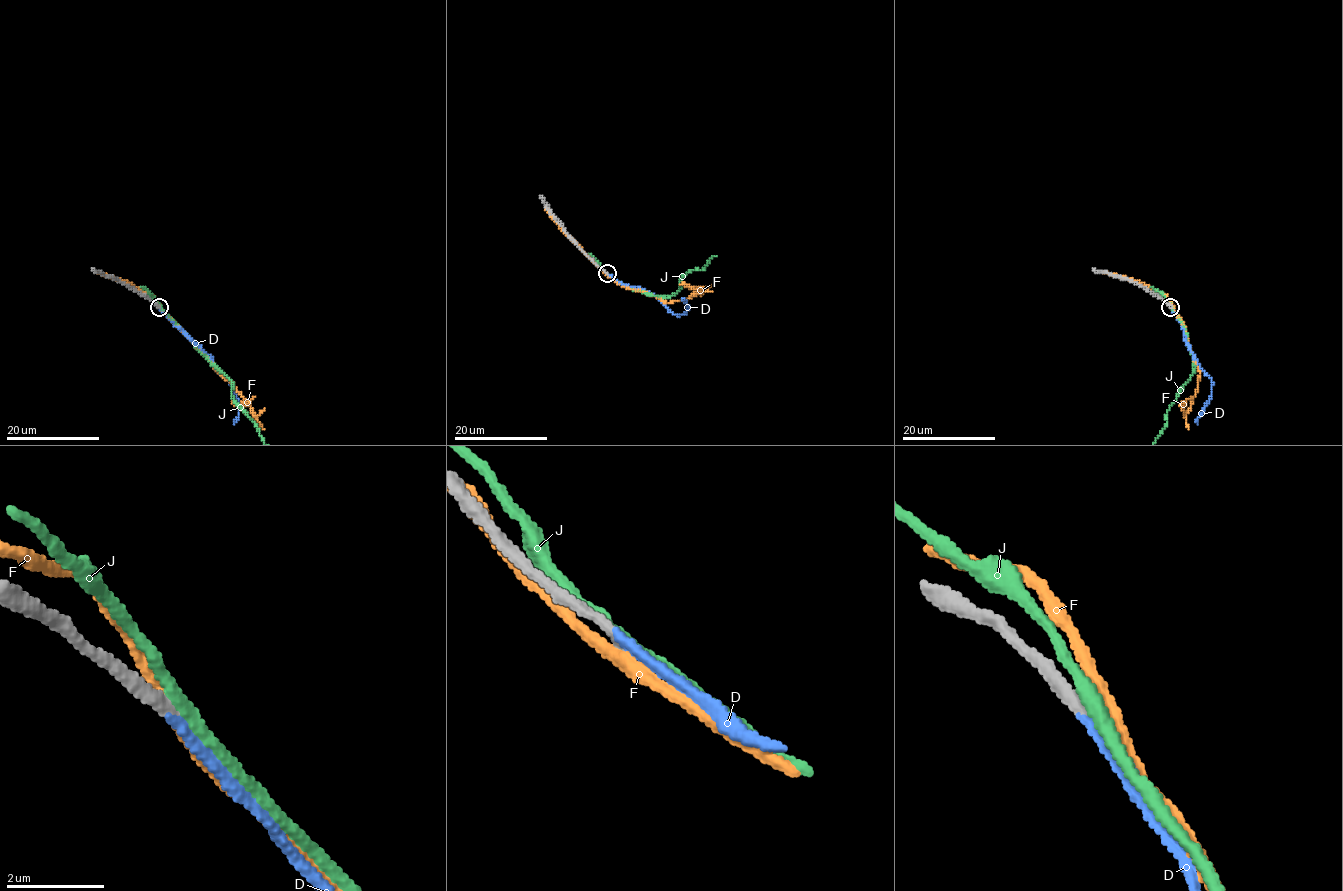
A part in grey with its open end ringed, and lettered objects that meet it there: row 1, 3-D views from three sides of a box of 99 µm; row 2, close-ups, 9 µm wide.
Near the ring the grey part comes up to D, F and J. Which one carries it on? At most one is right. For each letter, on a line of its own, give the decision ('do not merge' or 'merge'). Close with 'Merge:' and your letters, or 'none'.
D: merge
F: do not merge
J: do not merge
Merge: D

